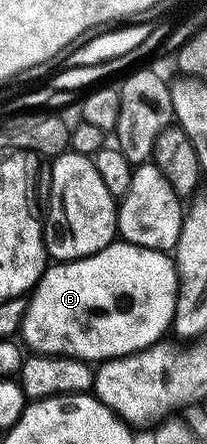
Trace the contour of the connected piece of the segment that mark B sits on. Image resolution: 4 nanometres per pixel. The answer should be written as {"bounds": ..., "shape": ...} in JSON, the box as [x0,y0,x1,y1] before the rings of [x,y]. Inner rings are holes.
{"bounds":[19,240,178,363],"shape":[[[115,240],[102,251],[98,251],[89,257],[83,257],[77,261],[52,263],[45,268],[36,288],[31,290],[27,298],[28,306],[24,312],[24,322],[20,325],[19,336],[24,337],[23,344],[29,345],[31,352],[46,357],[73,357],[79,361],[99,363],[109,361],[112,357],[125,357],[131,353],[142,351],[146,347],[156,344],[171,330],[172,321],[176,318],[176,296],[178,295],[178,275],[176,274],[176,262],[168,253],[159,253],[146,247],[132,245],[128,241]]]}

